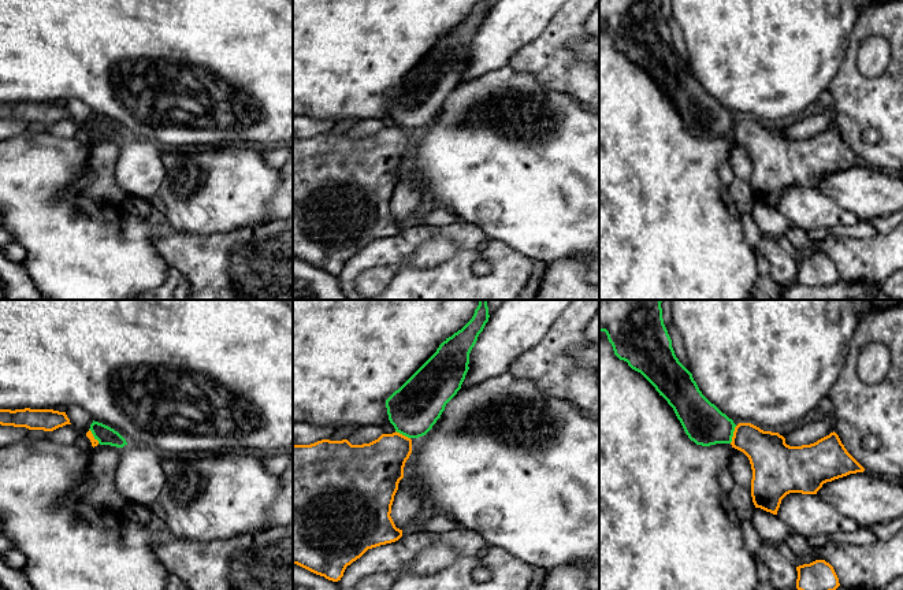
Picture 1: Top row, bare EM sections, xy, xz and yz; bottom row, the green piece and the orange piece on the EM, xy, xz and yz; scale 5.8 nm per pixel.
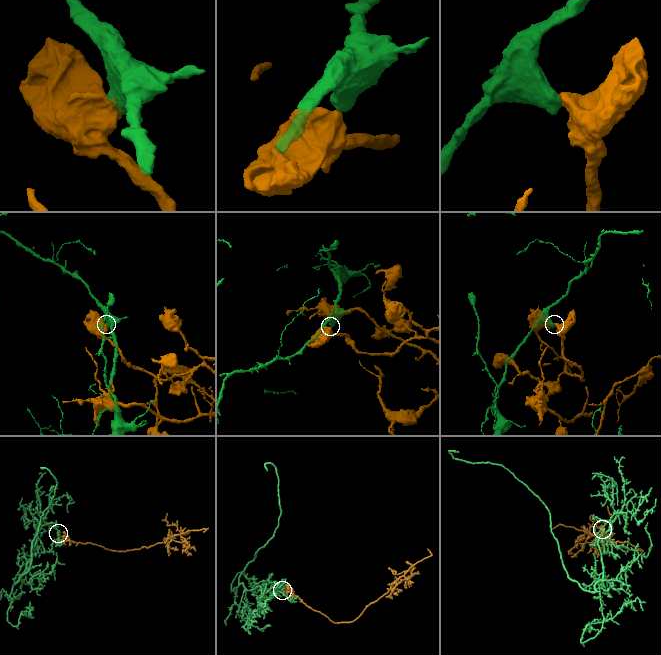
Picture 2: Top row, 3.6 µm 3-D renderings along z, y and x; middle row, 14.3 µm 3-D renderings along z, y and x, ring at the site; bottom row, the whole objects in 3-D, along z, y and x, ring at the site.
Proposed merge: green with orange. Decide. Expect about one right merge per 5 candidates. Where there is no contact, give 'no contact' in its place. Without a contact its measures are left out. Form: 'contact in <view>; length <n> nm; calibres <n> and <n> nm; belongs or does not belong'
contact in yz; length 110 nm; calibres 240 and 240 nm; does not belong

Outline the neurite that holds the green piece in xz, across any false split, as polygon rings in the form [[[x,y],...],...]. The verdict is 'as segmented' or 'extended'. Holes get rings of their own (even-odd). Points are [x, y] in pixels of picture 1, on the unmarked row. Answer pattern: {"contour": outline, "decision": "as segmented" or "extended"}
{"contour": [[[477,0],[472,12],[452,30],[387,93],[395,125],[408,130],[426,129],[457,88],[469,63],[469,47],[488,15],[488,0]]], "decision": "as segmented"}

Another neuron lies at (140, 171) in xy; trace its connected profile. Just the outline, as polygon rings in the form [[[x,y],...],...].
[[[127,137],[114,172],[127,197],[150,200],[166,178],[163,152],[153,142]]]

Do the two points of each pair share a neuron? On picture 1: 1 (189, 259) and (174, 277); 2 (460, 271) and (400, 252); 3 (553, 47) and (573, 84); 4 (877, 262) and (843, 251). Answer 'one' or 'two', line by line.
1: two
2: one
3: one
4: one

